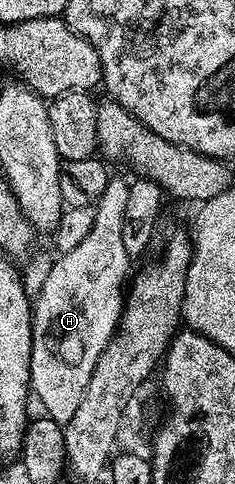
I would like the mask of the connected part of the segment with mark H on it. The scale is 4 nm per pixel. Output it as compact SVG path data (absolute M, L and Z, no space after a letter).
M109 179L102 198L94 207L94 226L74 250L63 253L52 265L49 277L41 292L34 296L32 310L32 349L30 350L30 370L28 378L31 391L40 399L44 407L43 415L65 426L77 413L81 405L91 375L98 364L99 356L117 332L120 317L125 308L126 282L130 257L126 254L126 242L122 242L122 226L126 222L126 200L129 181Z

